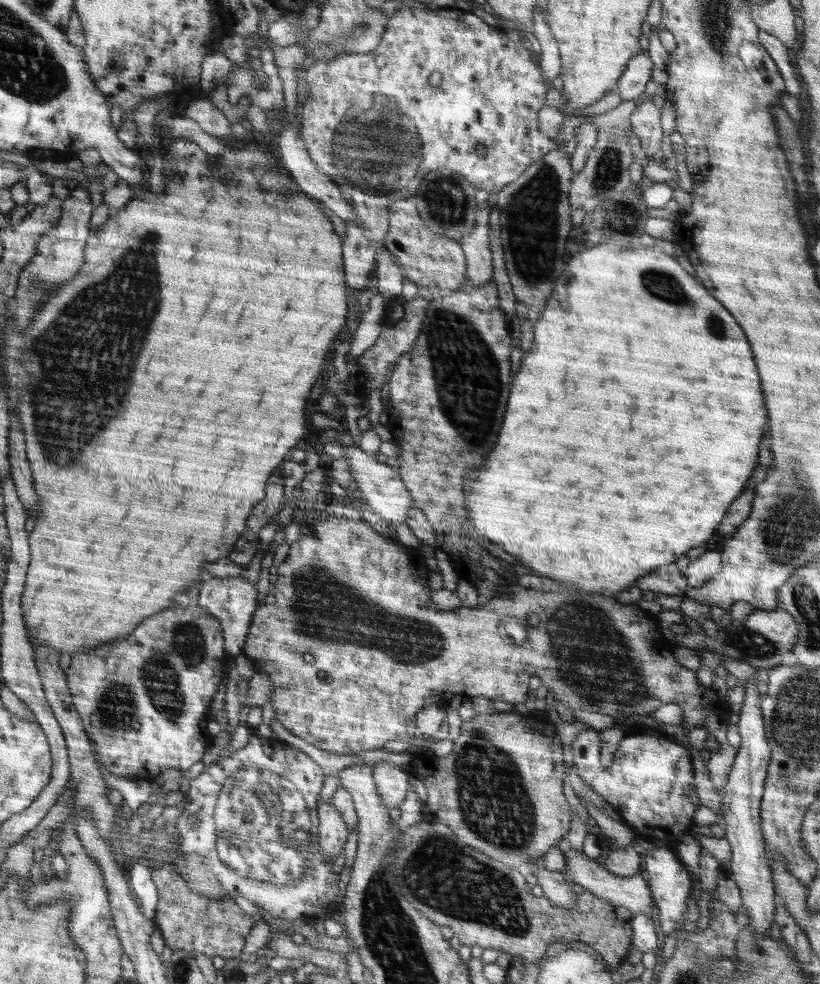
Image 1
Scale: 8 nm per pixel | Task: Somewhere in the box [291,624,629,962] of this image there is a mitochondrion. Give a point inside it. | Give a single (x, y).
(440, 873)

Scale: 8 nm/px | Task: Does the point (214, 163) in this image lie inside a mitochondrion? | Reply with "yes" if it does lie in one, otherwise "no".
no

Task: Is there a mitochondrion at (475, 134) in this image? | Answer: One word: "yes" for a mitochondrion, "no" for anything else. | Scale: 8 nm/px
no

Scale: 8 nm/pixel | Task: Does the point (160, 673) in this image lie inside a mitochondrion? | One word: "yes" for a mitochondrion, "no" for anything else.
yes

